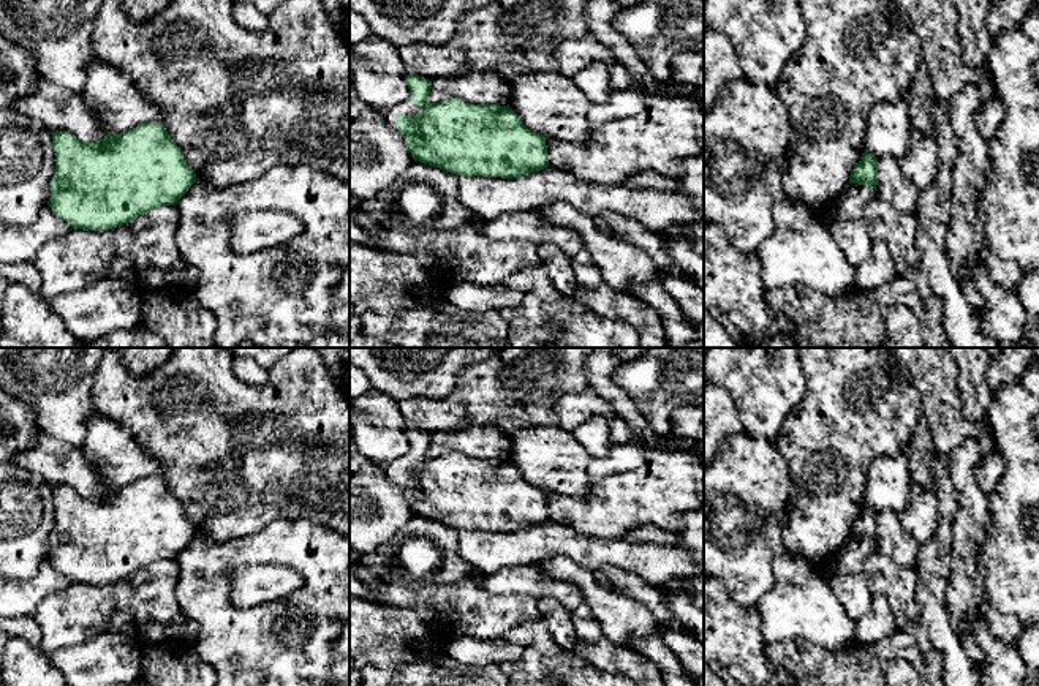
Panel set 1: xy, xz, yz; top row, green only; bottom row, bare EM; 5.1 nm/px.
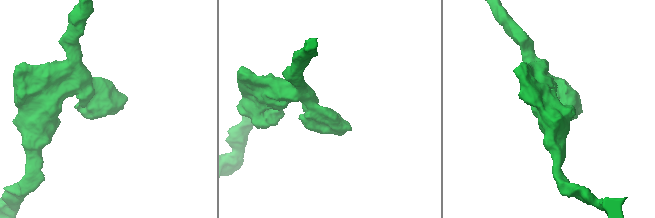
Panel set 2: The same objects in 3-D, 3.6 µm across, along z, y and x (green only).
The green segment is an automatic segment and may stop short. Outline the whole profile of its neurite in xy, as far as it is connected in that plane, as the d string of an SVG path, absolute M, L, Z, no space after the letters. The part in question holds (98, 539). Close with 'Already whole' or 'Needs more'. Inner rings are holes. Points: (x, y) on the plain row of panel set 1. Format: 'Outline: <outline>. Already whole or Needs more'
Outline: M160 476L85 496L68 485L52 487L55 526L47 560L74 583L108 585L161 560L176 560L196 536L195 525Z. Already whole

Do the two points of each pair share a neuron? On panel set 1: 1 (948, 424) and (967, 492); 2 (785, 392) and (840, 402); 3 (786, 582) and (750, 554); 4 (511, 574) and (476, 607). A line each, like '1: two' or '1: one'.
1: two
2: two
3: two
4: two

